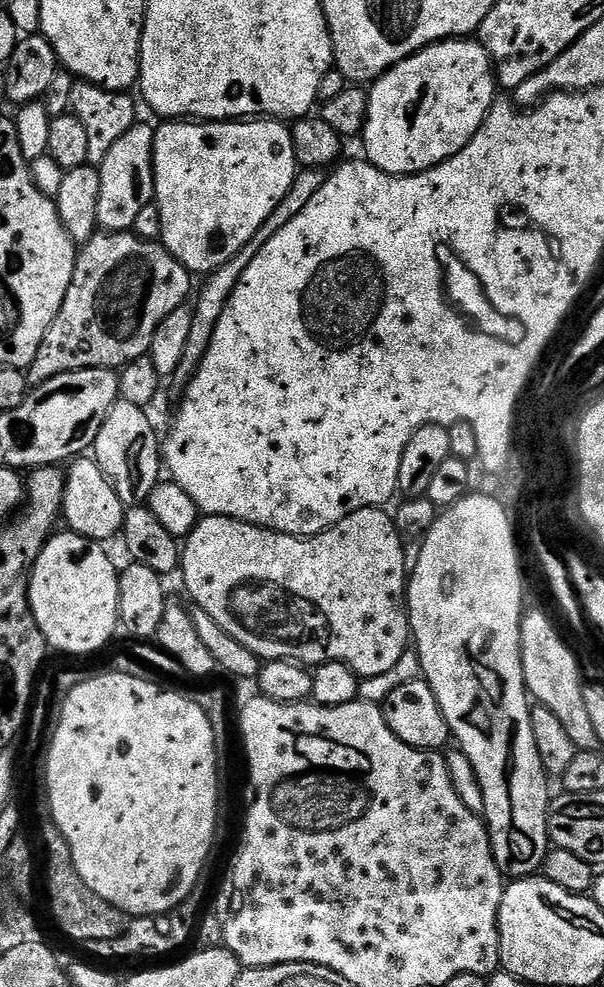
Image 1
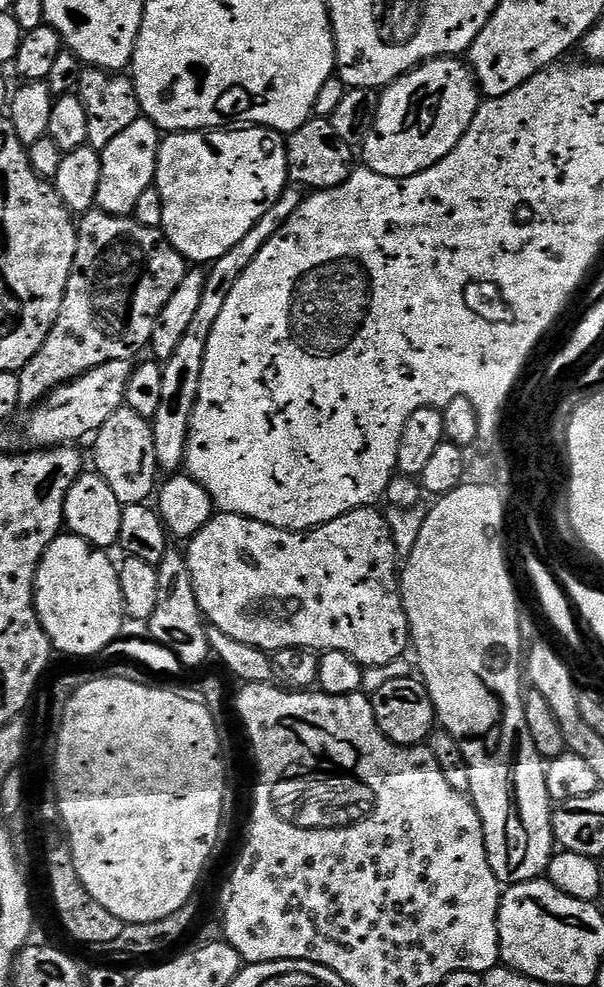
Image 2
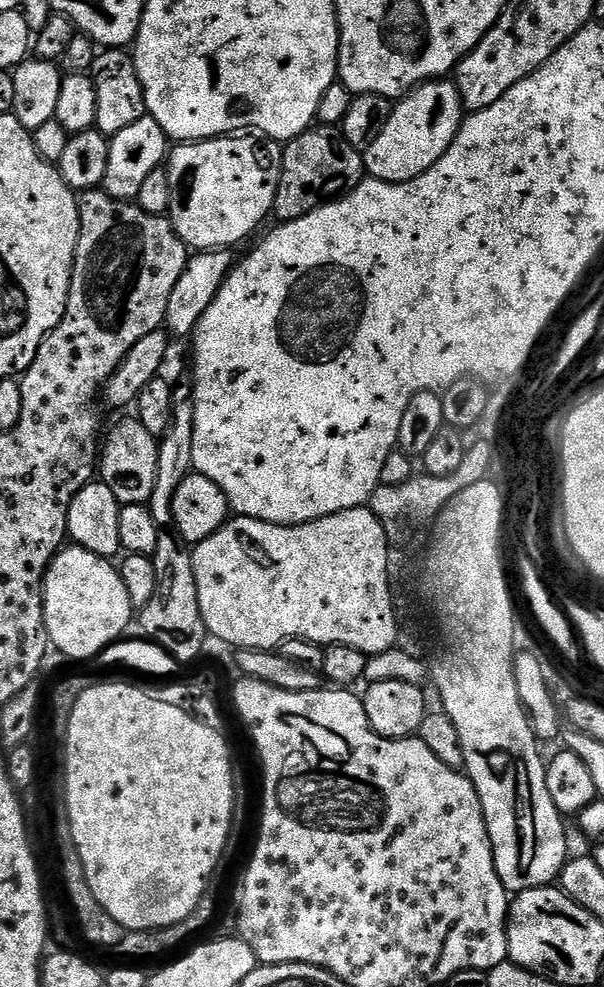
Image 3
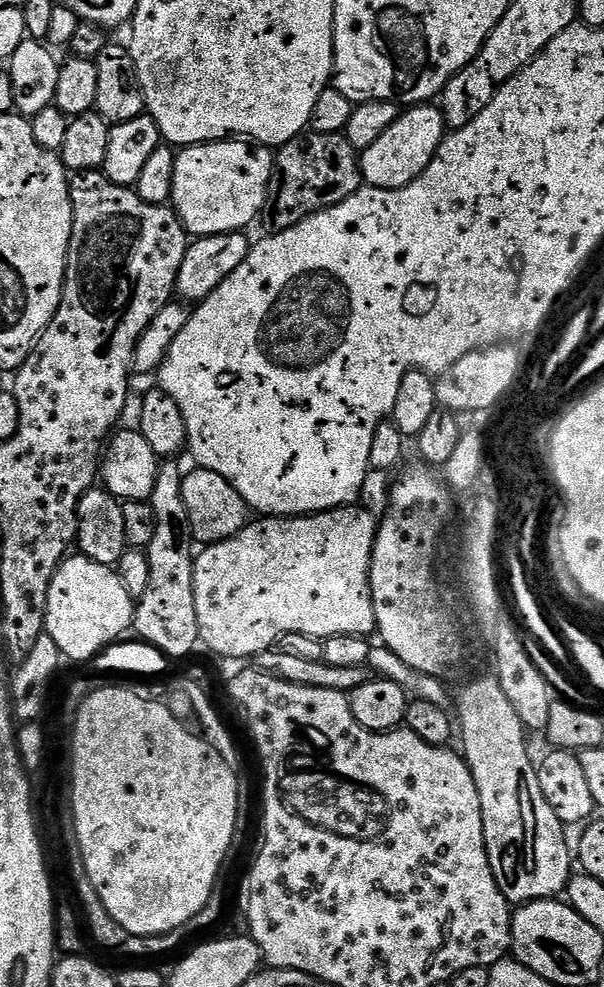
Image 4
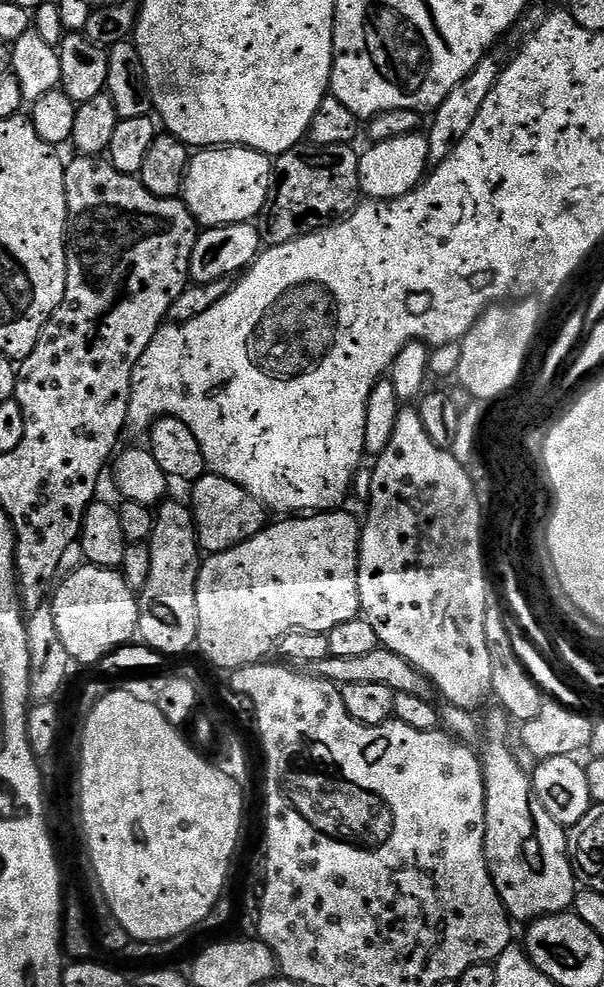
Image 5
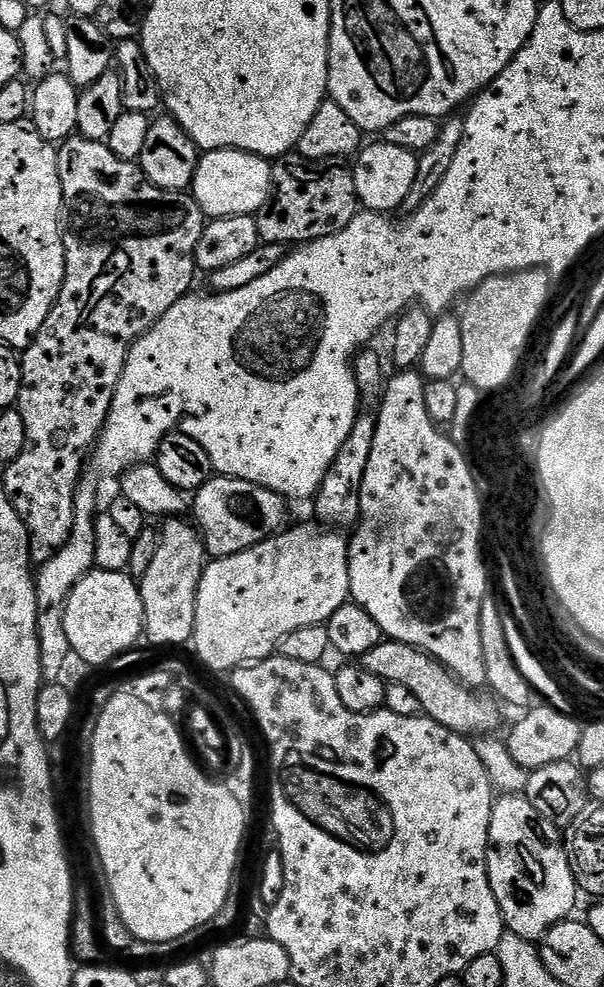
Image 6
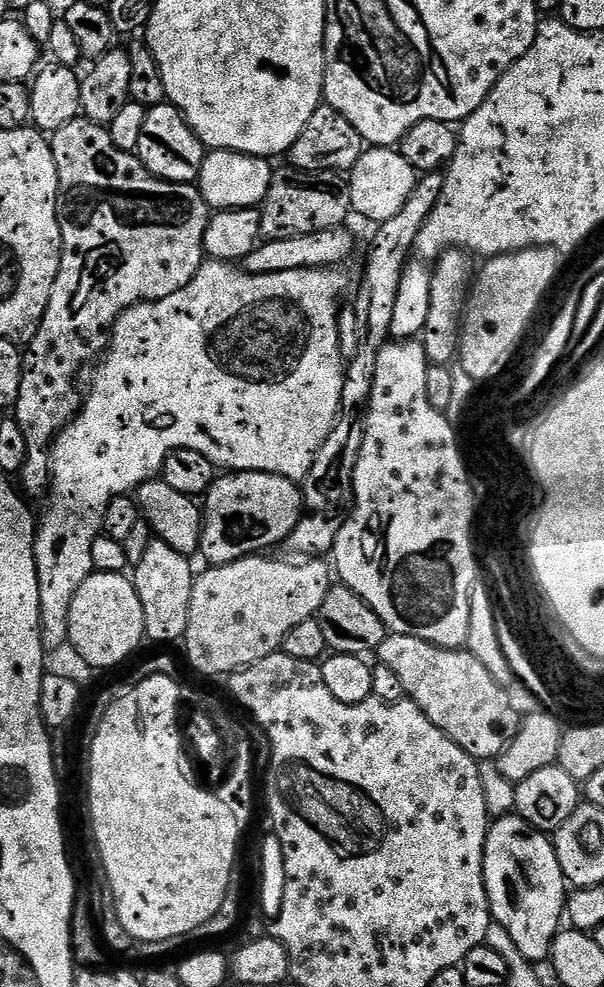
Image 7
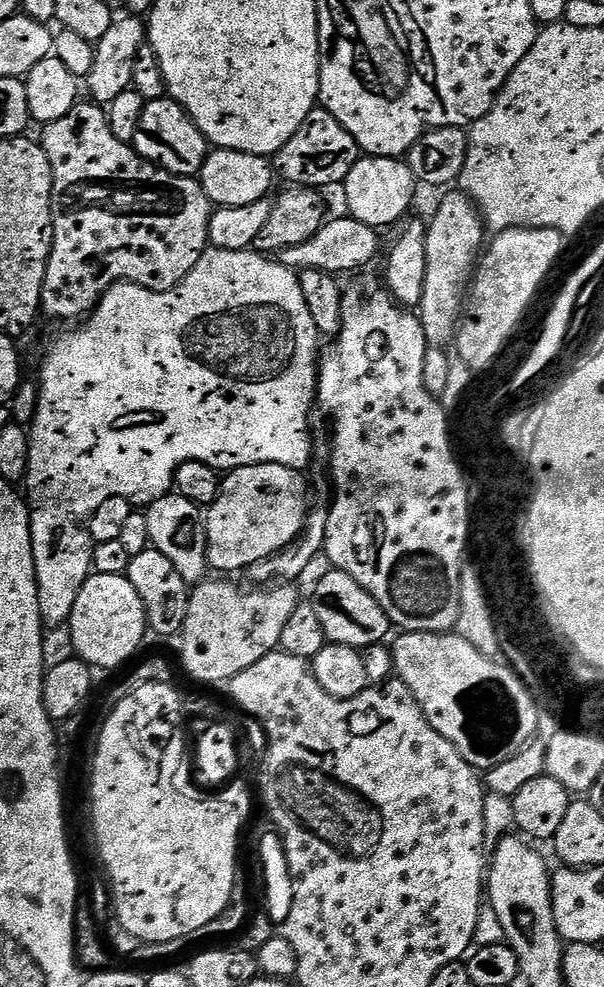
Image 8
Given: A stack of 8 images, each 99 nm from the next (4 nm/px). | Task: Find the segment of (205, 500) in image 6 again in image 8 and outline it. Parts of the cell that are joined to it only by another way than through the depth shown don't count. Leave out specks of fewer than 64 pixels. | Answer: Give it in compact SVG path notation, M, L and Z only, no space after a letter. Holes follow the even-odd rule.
M255 464L231 469L220 481L220 493L206 512L208 521L208 562L217 573L243 573L254 562L262 562L288 547L304 533L310 519L310 484L295 468L277 464Z

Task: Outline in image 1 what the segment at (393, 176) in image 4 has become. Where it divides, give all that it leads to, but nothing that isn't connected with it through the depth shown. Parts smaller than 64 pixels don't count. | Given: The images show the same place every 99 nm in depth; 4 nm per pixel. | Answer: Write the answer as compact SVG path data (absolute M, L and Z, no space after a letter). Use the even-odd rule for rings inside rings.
M479 39L432 44L395 64L371 85L363 155L391 176L416 176L461 152L478 134L497 99L496 69Z

